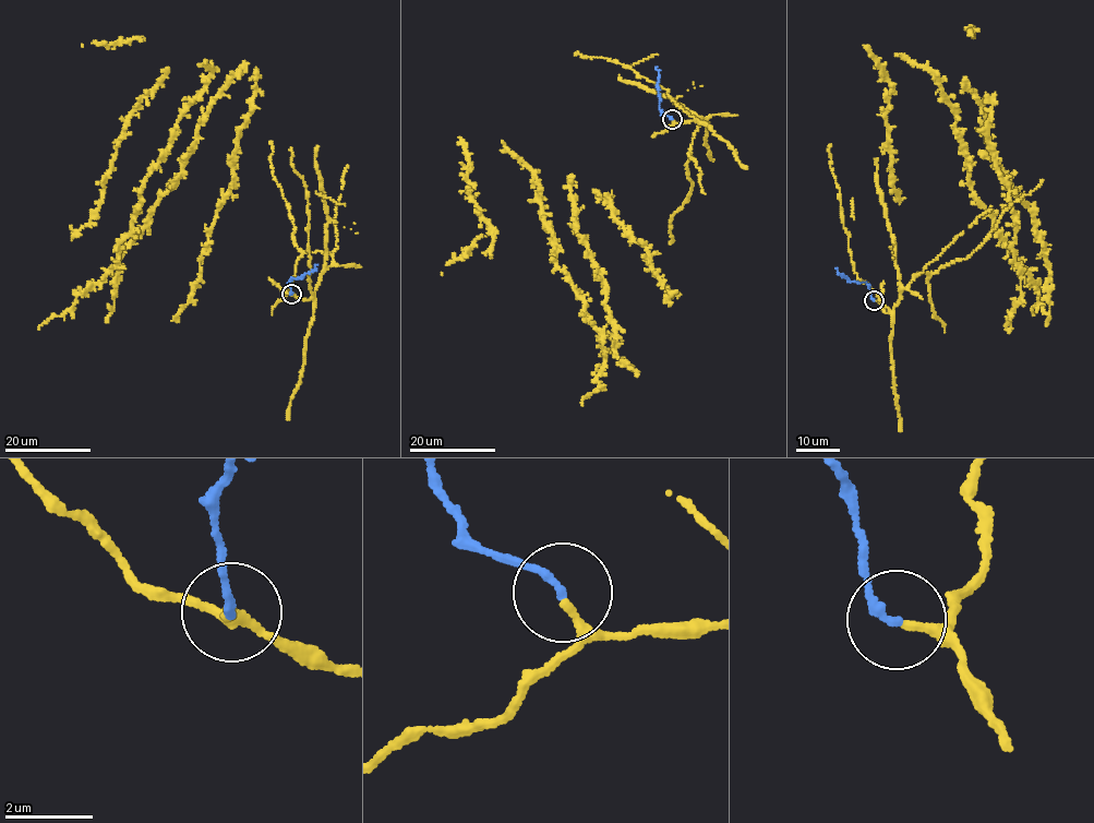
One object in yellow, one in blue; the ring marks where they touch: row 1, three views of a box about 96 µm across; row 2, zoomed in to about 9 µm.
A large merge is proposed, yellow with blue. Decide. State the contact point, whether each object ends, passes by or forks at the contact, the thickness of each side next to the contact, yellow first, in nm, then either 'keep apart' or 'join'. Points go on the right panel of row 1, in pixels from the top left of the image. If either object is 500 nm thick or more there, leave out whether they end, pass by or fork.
at (874, 300); yellow passes by; blue ends there; 150 nm thick on the yellow side, 180 nm on the other; join

